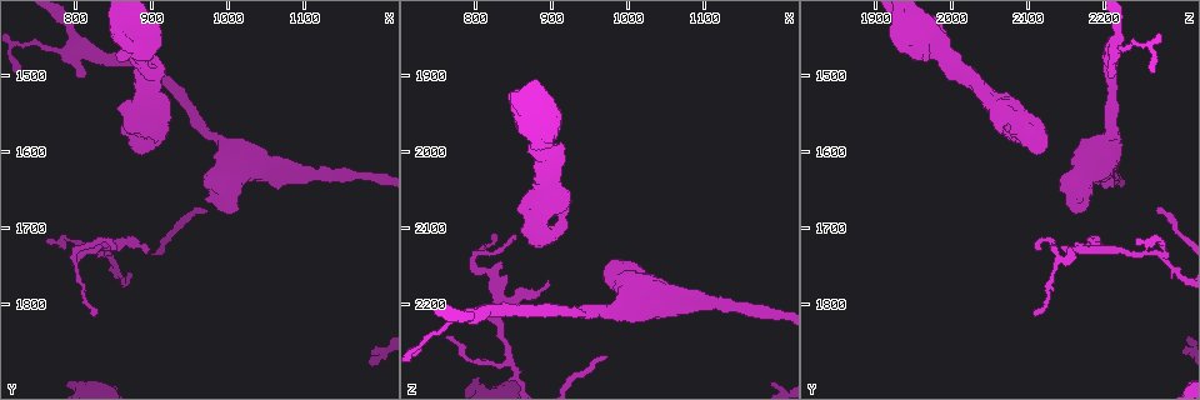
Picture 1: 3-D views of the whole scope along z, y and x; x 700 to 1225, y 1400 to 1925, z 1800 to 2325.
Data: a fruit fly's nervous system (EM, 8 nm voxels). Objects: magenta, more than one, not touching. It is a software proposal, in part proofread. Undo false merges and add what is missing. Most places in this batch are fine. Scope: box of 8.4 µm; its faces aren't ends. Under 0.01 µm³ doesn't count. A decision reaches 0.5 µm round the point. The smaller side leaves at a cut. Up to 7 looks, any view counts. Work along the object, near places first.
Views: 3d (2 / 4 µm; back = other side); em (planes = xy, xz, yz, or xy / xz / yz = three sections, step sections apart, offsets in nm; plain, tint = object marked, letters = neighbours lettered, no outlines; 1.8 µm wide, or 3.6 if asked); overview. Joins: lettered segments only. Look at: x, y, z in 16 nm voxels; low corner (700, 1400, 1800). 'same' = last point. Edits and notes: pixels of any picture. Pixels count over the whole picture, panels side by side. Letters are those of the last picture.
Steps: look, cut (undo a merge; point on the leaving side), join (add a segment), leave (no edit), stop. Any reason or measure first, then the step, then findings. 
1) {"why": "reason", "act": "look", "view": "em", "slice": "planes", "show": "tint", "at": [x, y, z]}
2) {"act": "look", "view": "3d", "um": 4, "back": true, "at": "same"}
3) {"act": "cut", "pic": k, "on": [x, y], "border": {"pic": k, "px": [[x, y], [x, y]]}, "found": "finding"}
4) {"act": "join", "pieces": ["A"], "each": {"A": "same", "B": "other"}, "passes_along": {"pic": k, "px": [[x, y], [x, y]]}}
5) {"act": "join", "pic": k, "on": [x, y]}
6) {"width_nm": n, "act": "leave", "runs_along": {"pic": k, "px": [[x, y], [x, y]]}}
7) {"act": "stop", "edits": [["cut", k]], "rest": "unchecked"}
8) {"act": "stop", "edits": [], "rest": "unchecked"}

{"why": "an open end", "act": "look", "view": "em", "slice": "planes", "show": "letters", "at": [895, 1730, 2175]}

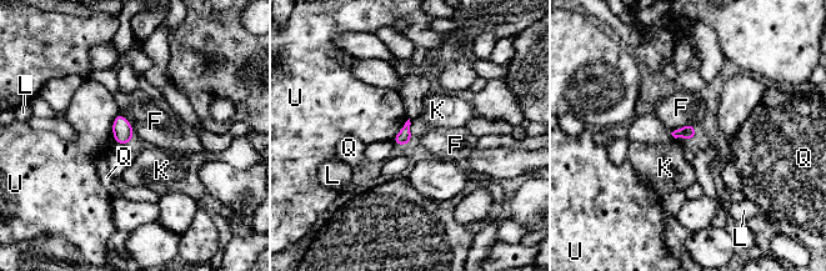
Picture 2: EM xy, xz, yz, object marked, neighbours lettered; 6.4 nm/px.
{"act": "leave", "each": {"F": "other", "K": "other", "L": "other", "Q": "other", "U": "other"}, "border": {"pic": 2, "px": [[695, 126], [686, 124], [671, 133]]}, "found": "none of them fits"}

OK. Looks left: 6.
{"why": "free end", "act": "look", "view": "3d", "um": 2, "at": [910, 1585, 2085]}

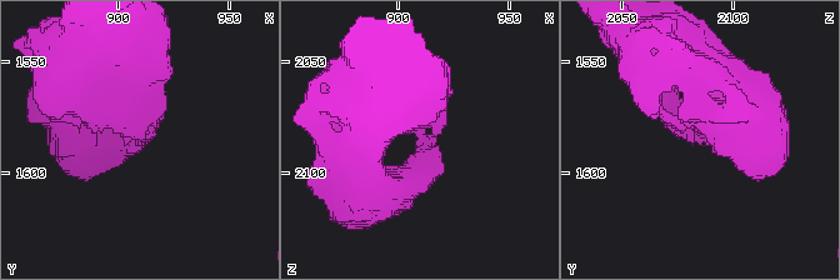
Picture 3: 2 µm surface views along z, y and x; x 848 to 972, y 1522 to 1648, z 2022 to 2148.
{"act": "look", "view": "em", "slice": "planes", "show": "letters", "at": [914, 1584, 2083]}

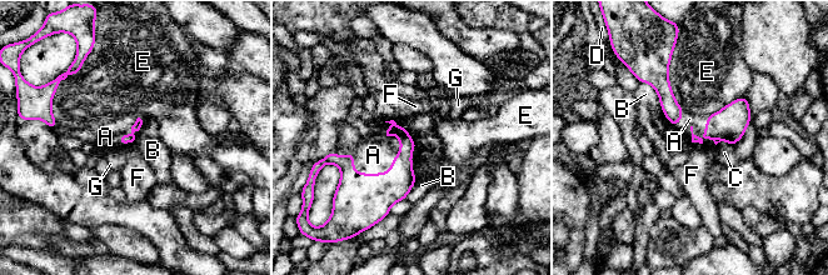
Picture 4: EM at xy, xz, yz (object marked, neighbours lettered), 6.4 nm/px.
{"act": "join", "pieces": ["A"], "each": {"A": "same", "B": "other", "C": "other", "D": "other", "E": "other", "F": "other", "G": "other"}, "passes_along": {"pic": 4, "px": [[389, 188], [397, 154], [373, 155]]}, "found": "the neuron continues"}

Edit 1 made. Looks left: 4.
{"act": "look", "view": "3d", "um": 2, "at": [810, 1465, 2210]}

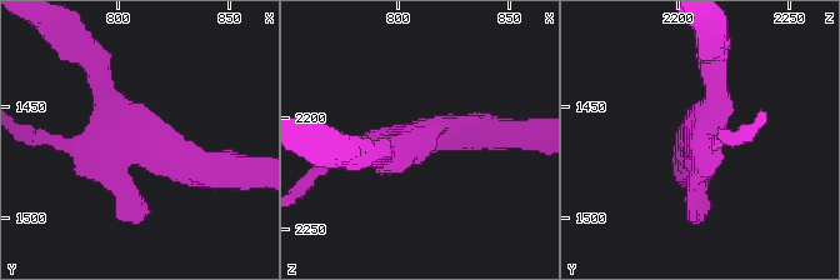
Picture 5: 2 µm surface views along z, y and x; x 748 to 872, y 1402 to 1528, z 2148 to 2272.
{"act": "look", "view": "em", "um": 3.6, "slice": "planes", "show": "letters", "at": [810, 1464, 2209]}

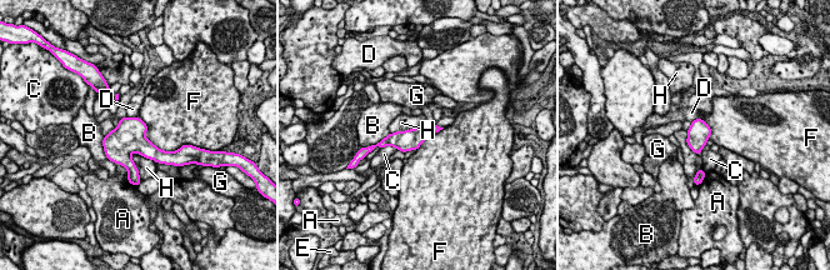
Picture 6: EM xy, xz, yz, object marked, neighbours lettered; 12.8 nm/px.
{"act": "leave", "each": {"A": "other", "B": "other", "C": "other", "D": "other", "E": "other", "F": "other", "G": "other", "H": "other"}, "runs_along": {"pic": 6, "px": [[435, 129], [413, 139], [385, 141]]}, "found": "continuous, no second neuron"}

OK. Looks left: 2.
{"act": "stop", "edits": [["join", 4]], "rest": "unchecked"}

